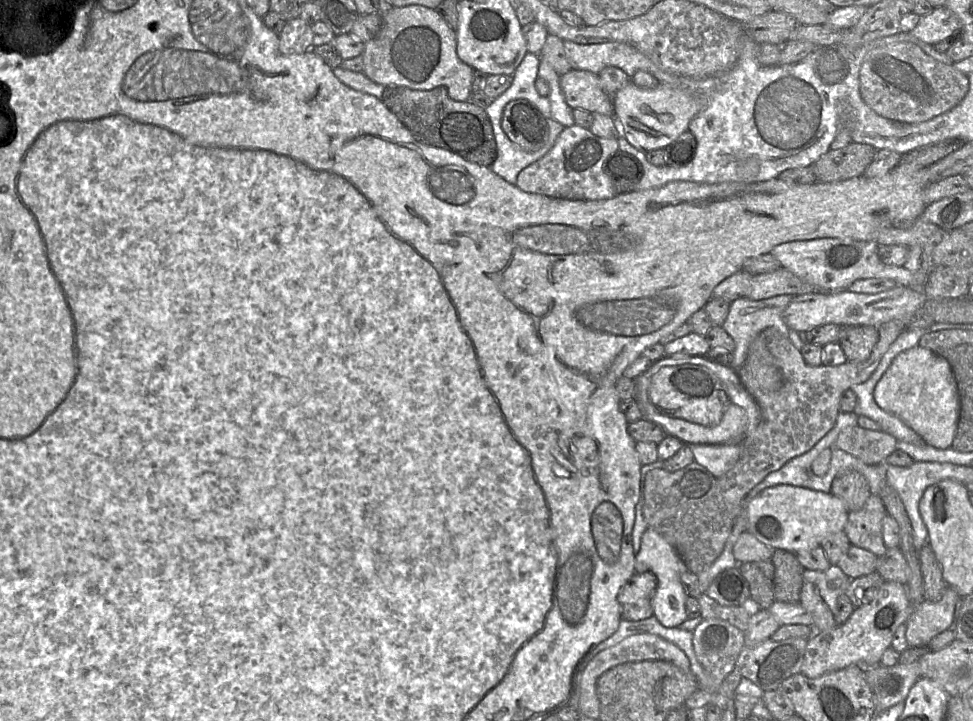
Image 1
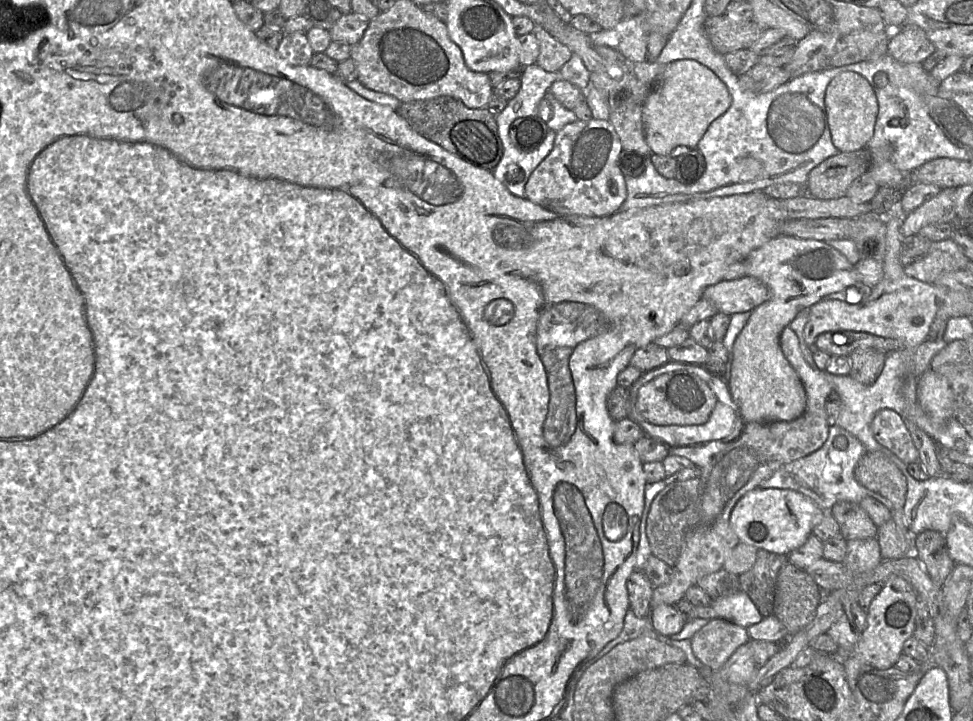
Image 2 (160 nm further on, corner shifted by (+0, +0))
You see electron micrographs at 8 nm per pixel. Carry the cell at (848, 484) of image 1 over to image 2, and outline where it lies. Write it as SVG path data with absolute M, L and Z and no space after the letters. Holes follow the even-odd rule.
M839 501L832 506L831 513L846 541L877 538L877 526L859 504Z

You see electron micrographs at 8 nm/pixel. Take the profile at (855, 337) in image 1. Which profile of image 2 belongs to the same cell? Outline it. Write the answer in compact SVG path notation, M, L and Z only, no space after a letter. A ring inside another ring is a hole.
M875 350L855 351L850 356L850 376L864 384L873 384L883 371L886 355Z

